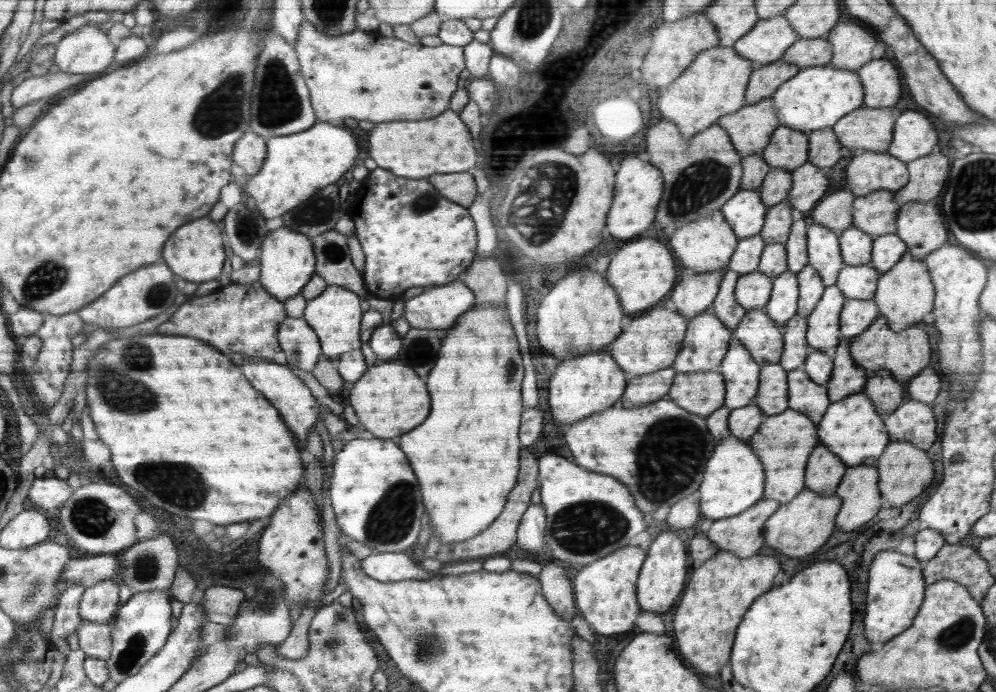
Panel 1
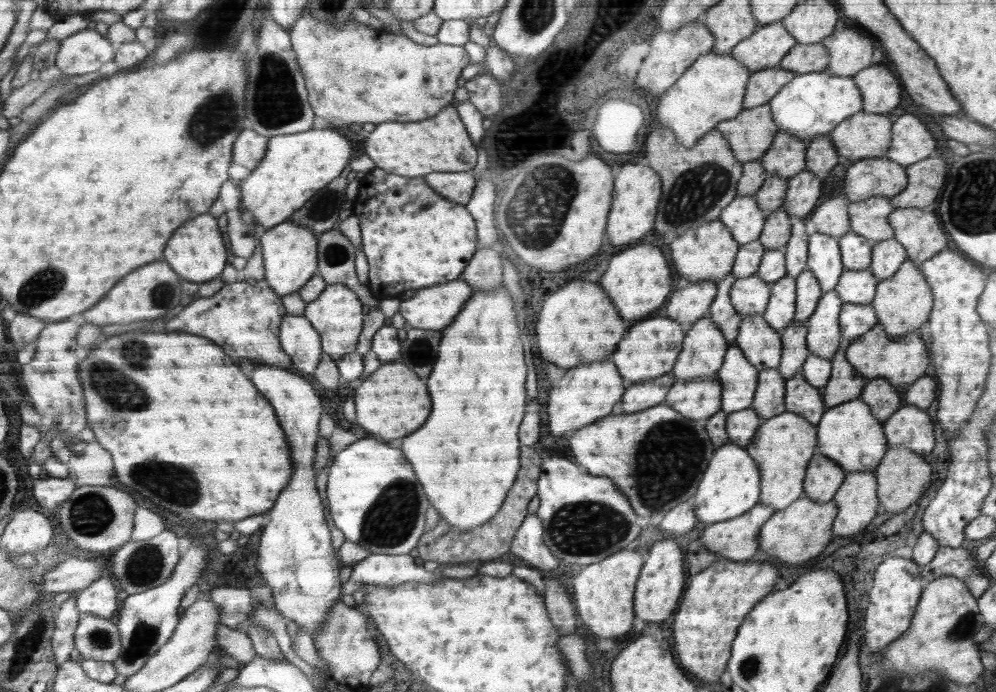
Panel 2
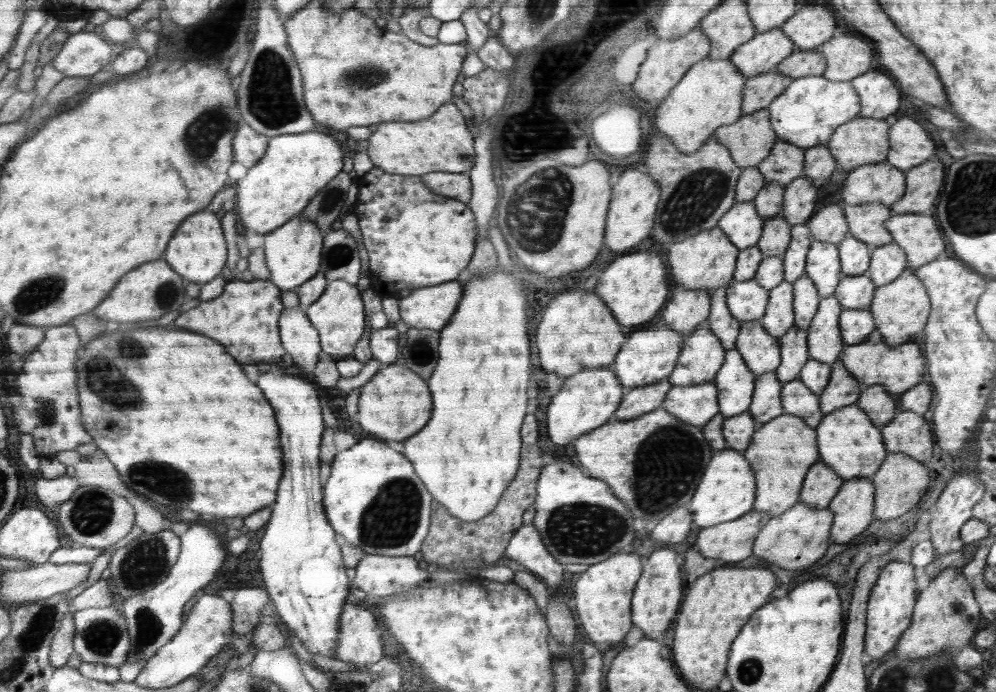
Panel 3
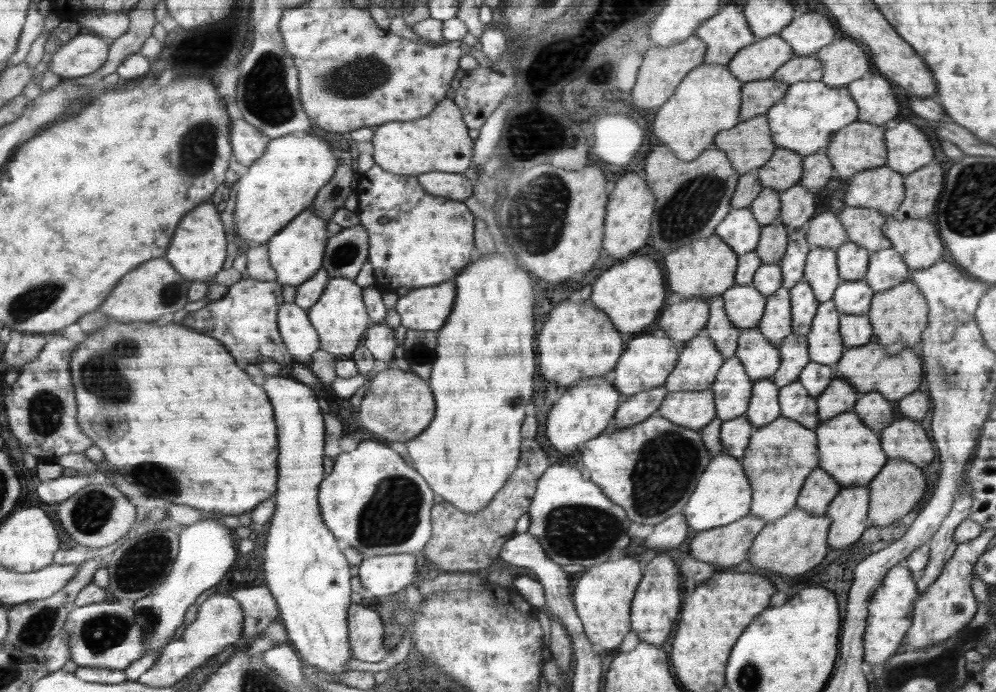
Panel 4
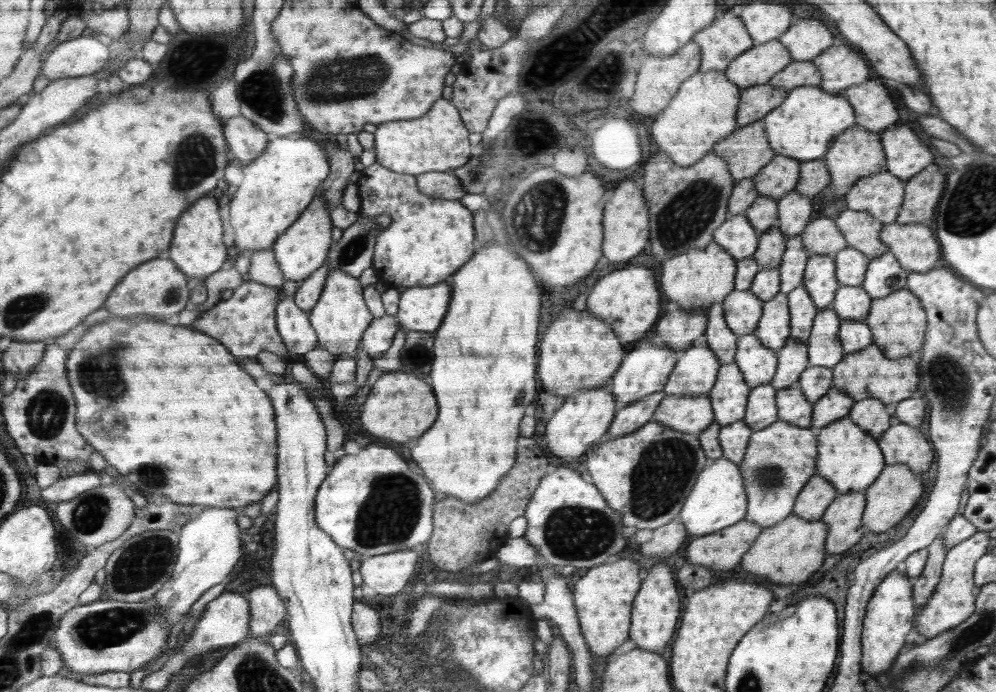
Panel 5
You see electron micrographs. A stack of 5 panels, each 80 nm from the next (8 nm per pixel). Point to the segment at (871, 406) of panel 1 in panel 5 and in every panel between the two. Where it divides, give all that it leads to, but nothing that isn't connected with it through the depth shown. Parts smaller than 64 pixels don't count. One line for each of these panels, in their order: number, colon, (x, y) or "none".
2: (848, 434)
3: (849, 443)
4: (851, 452)
5: (850, 459)

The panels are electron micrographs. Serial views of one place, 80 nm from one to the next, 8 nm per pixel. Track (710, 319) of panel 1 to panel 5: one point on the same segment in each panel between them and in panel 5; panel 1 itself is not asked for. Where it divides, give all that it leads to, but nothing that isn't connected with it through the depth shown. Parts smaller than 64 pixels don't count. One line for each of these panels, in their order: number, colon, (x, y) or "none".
2: (705, 346)
3: (703, 356)
4: (700, 360)
5: (696, 371)

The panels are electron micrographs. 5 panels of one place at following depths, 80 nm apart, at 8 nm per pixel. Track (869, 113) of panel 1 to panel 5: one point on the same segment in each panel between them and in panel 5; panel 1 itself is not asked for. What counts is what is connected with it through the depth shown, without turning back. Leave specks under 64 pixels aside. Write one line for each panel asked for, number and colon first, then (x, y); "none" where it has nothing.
2: (863, 136)
3: (864, 140)
4: (860, 146)
5: (857, 152)

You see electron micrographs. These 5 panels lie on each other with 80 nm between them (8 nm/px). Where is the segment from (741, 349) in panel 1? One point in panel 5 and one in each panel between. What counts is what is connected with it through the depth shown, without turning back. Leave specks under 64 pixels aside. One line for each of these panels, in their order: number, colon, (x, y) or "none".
2: (739, 378)
3: (736, 381)
4: (733, 389)
5: (730, 395)

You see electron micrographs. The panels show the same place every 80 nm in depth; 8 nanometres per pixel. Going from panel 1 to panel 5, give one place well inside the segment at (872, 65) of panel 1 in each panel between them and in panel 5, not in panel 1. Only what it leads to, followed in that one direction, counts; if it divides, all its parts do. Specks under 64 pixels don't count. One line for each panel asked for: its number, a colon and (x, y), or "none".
2: (880, 87)
3: (880, 97)
4: (875, 100)
5: (875, 110)

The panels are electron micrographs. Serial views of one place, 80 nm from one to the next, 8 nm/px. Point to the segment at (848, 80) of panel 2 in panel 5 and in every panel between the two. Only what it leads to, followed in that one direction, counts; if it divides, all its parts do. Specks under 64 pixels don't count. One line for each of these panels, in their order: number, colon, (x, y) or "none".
3: (812, 108)
4: (805, 121)
5: (805, 126)

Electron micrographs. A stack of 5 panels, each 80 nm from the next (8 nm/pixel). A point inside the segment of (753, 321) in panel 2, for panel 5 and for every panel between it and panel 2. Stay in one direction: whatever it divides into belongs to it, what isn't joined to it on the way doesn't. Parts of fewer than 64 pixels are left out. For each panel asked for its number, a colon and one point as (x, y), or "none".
3: (760, 349)
4: (761, 359)
5: (758, 363)

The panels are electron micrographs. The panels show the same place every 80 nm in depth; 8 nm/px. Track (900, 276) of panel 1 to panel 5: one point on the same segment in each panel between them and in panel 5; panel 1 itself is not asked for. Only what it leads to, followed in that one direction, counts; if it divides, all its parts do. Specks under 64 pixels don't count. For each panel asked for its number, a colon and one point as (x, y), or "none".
2: (902, 303)
3: (901, 309)
4: (899, 315)
5: (898, 322)

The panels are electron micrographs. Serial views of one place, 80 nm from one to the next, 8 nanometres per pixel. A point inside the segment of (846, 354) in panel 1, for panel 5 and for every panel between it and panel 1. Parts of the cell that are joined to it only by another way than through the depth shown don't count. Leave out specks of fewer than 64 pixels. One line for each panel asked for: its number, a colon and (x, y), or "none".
2: (846, 384)
3: (844, 389)
4: (840, 396)
5: (836, 404)

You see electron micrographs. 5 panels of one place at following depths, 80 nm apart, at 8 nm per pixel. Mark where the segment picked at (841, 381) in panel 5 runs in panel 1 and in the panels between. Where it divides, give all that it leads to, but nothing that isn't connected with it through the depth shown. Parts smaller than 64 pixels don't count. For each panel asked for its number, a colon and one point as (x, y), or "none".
1: (906, 353)
2: (901, 362)
3: (898, 369)
4: (869, 368)

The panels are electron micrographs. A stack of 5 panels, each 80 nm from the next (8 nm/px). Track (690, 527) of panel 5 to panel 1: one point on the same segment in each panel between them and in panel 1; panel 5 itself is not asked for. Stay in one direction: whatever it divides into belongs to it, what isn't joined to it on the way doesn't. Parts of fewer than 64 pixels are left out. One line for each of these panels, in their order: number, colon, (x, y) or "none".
1: (734, 479)
2: (731, 485)
3: (726, 492)
4: (723, 494)

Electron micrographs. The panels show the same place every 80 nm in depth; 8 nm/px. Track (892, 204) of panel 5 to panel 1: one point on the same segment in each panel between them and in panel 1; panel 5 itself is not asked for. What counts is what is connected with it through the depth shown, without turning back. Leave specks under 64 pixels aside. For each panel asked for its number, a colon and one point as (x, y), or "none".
1: (869, 171)
2: (872, 177)
3: (882, 182)
4: (883, 188)

